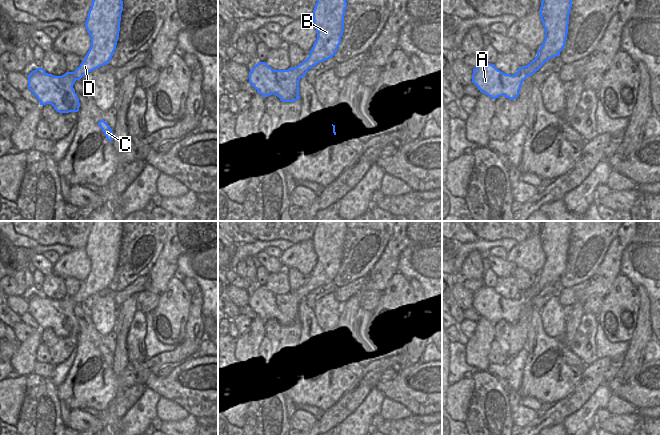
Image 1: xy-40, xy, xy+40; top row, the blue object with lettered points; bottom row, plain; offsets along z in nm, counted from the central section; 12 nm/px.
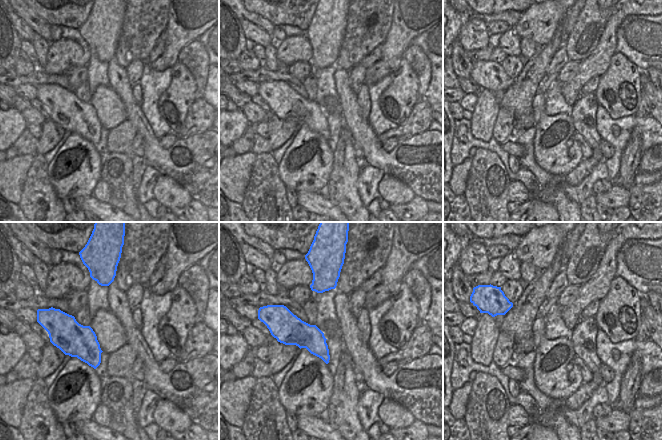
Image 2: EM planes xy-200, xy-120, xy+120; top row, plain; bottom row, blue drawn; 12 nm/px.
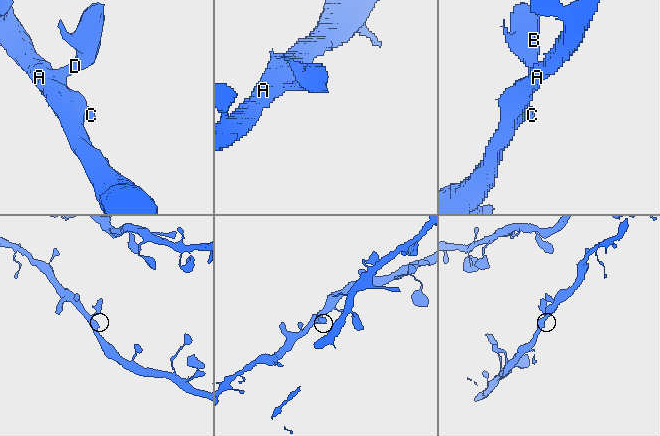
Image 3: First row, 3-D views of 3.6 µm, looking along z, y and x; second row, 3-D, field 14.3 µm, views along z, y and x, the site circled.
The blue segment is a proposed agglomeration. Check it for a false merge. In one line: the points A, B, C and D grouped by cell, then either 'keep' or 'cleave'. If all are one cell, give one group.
groups A B C D; keep

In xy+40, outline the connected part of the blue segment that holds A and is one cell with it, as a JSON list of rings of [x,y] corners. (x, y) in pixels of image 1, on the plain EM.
[[[544,221],[539,236],[545,253],[545,264],[535,283],[518,292],[514,299],[505,298],[494,288],[483,286],[473,293],[472,307],[481,317],[492,323],[500,320],[516,323],[523,305],[528,300],[532,300],[552,281],[560,280],[567,264],[571,231],[571,221]]]

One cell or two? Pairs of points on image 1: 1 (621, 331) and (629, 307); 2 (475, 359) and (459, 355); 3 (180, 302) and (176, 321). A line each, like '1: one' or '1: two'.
1: one
2: two
3: one

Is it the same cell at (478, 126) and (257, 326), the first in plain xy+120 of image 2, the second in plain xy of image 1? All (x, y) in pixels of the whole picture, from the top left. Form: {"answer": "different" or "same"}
{"answer": "same"}

